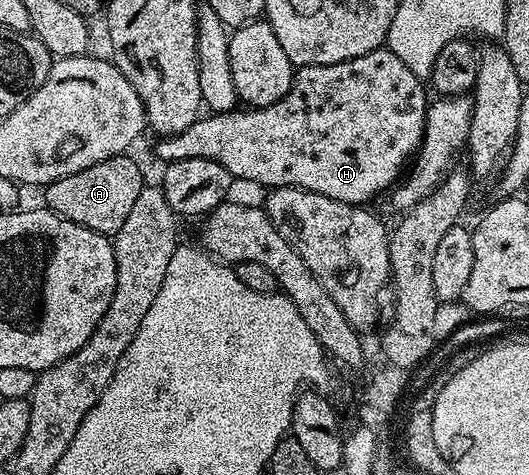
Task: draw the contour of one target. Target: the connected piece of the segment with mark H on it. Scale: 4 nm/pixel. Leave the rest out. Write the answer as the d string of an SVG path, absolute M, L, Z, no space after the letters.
M387 49L371 51L362 57L354 57L334 65L301 67L293 74L292 84L288 92L278 101L274 101L274 105L266 105L255 109L237 109L226 113L212 113L207 116L209 119L197 117L191 125L186 129L182 129L182 133L161 138L159 140L160 144L156 147L156 155L160 159L164 159L165 164L182 161L190 157L213 159L218 161L218 165L222 165L222 169L230 172L233 180L236 181L249 179L252 183L261 183L264 189L301 187L307 191L322 193L322 197L334 197L334 201L342 201L353 205L368 205L371 204L371 199L384 189L388 191L397 186L398 180L405 174L410 160L420 150L420 142L424 136L424 126L426 125L426 113L430 102L429 96L424 96L424 87L425 84L420 78L414 73L410 73L410 69L406 69L406 64L403 61L398 61L398 57L394 57L394 53Z

